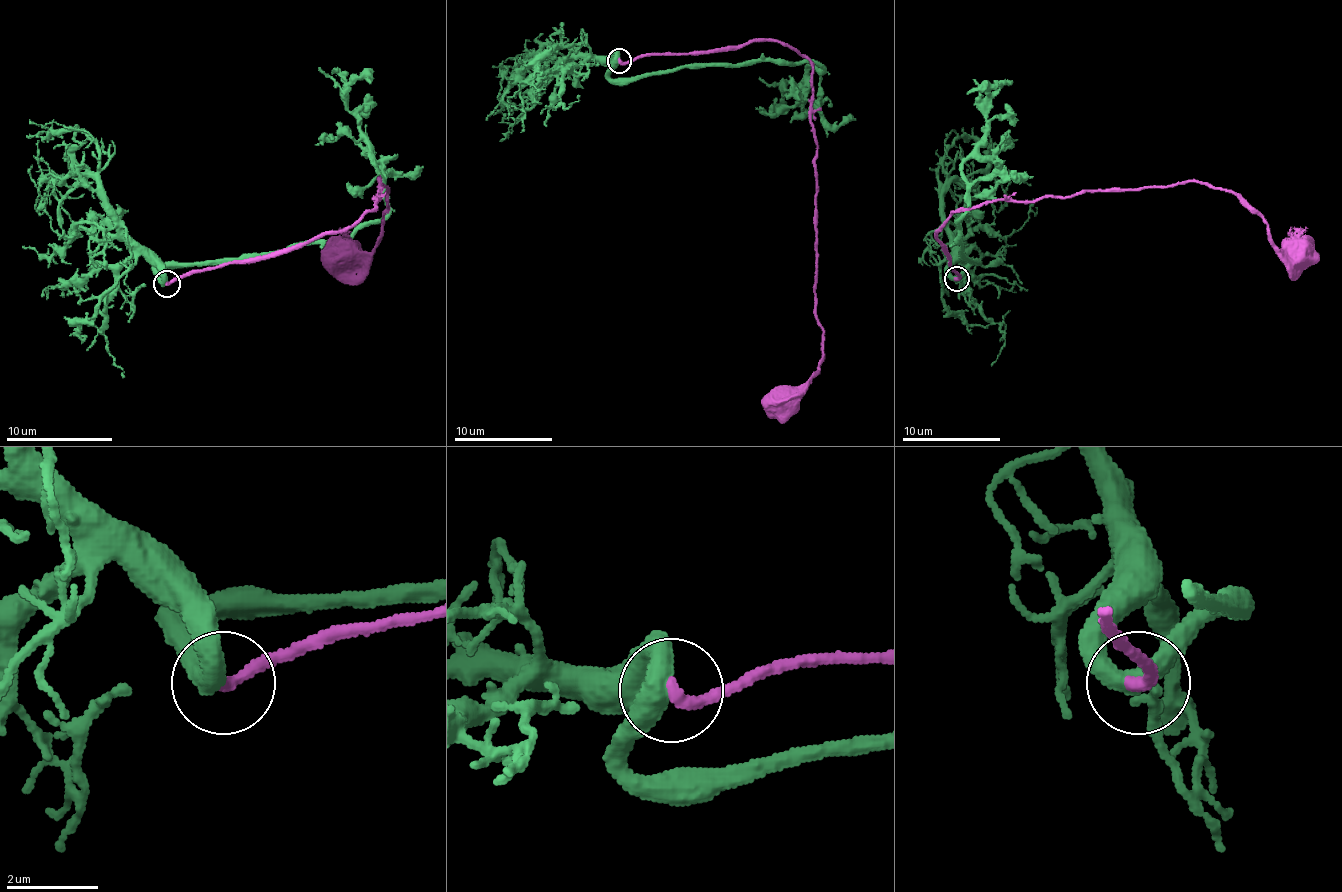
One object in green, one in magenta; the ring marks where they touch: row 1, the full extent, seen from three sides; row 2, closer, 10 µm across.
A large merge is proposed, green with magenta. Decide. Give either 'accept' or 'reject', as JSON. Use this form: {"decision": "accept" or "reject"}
{"decision": "accept"}

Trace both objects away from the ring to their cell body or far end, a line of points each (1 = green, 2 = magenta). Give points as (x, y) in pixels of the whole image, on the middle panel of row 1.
1: (619, 61), (612, 79), (752, 61), (811, 61), (821, 71), (811, 66), (784, 91), (799, 88), (807, 71)
2: (619, 61), (752, 42), (782, 42), (809, 61), (816, 147), (814, 312), (824, 359), (784, 403)

